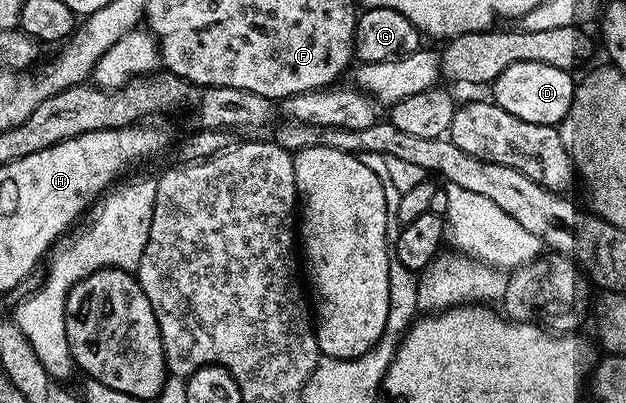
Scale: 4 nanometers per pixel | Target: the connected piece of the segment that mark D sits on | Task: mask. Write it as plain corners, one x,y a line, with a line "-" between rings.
511,63
511,67
507,67
492,81
491,100
499,107
503,107
503,111
511,111
511,115
515,115
515,119
523,119
523,123
539,123
557,127
571,109
575,92
573,77
574,74
570,70
551,67
547,63

